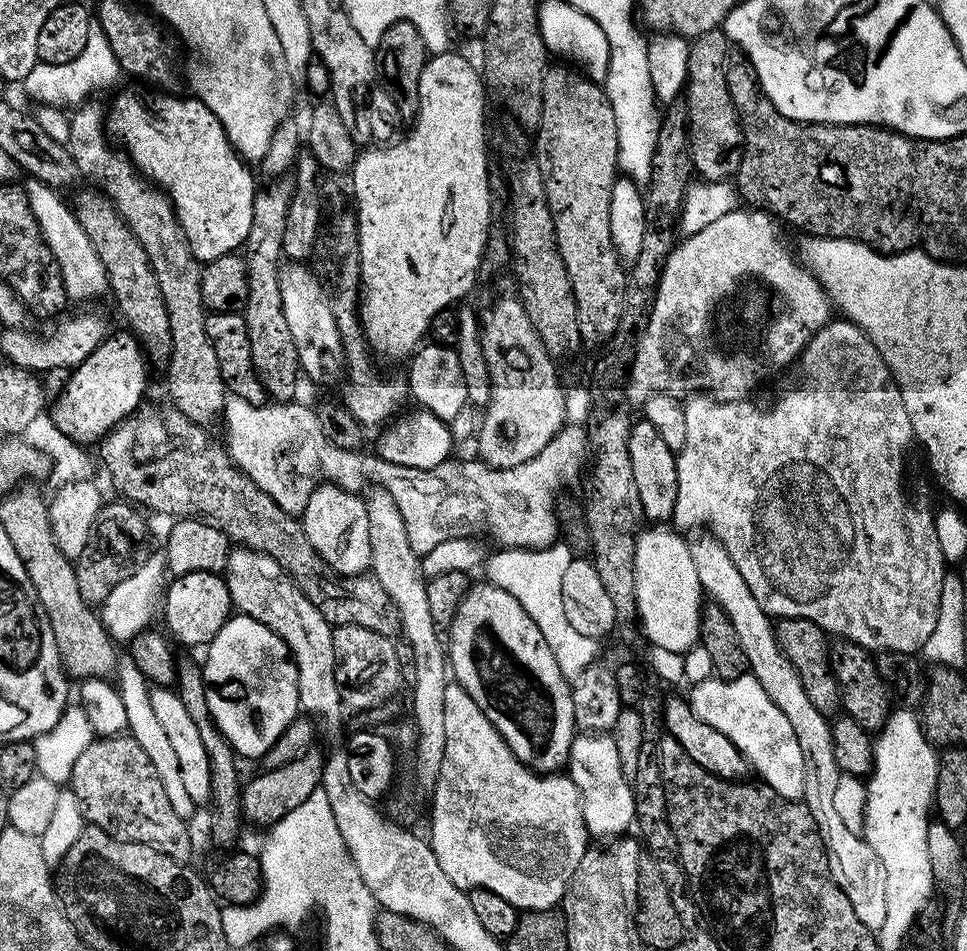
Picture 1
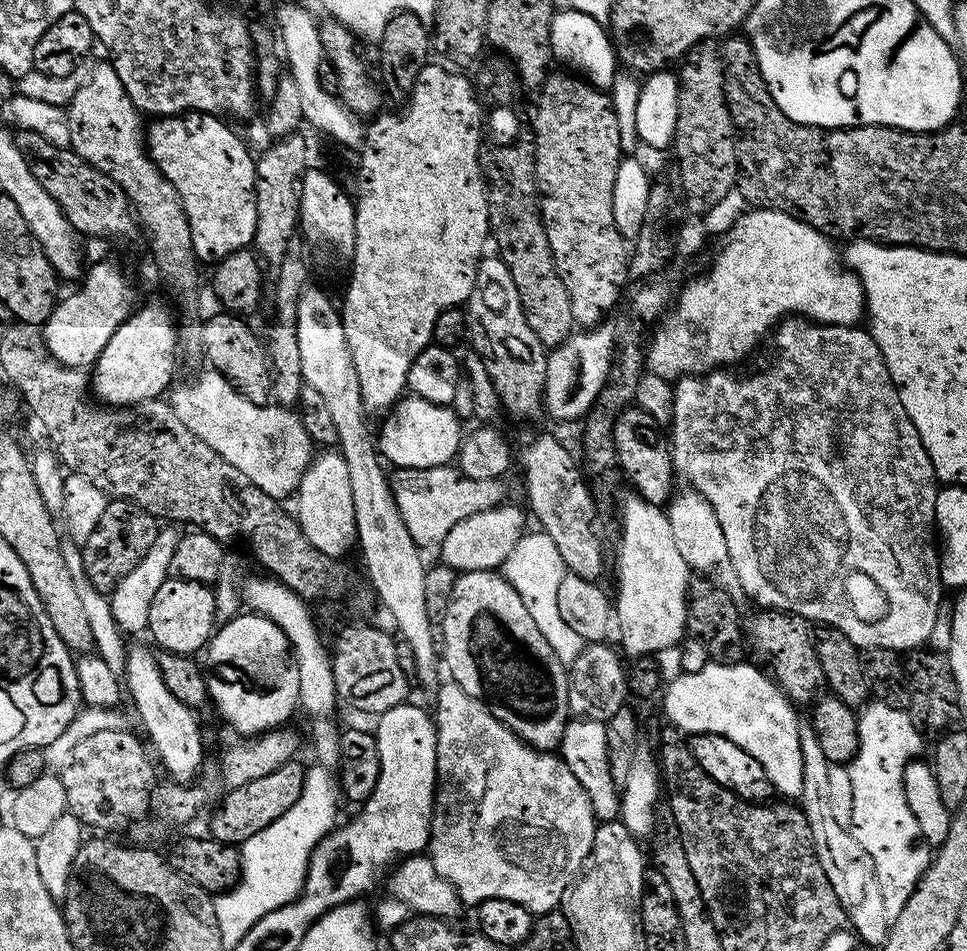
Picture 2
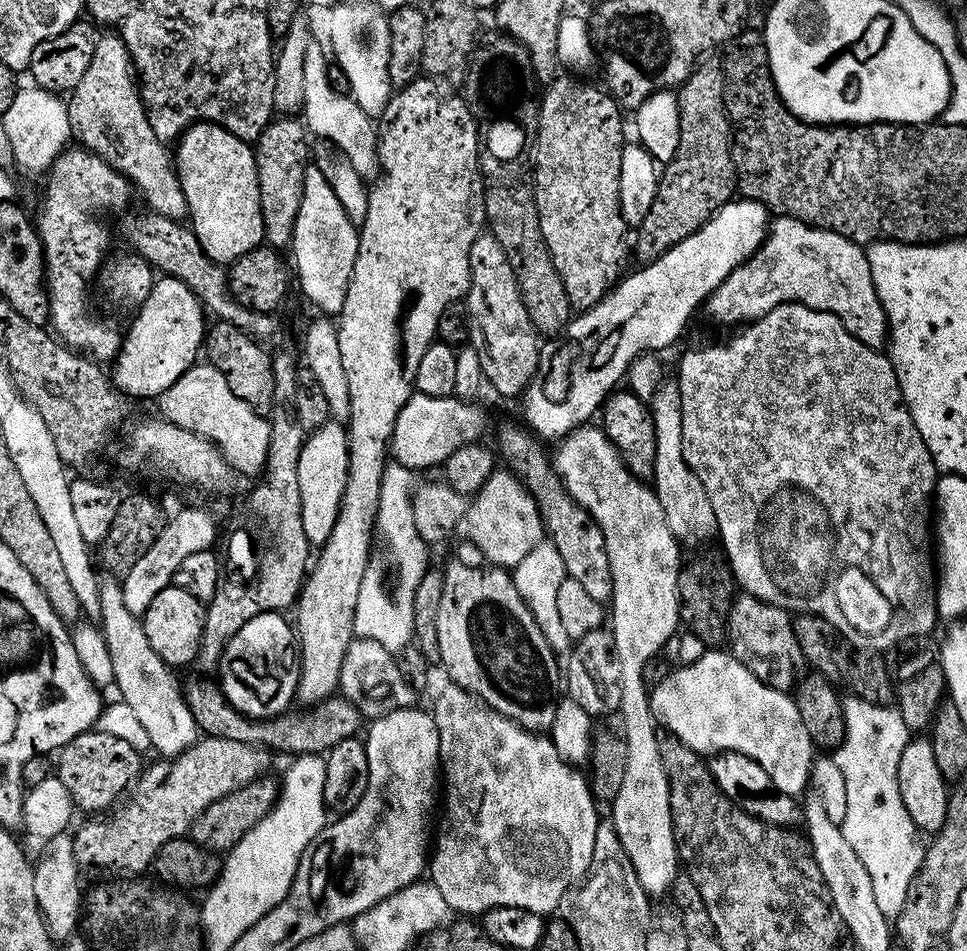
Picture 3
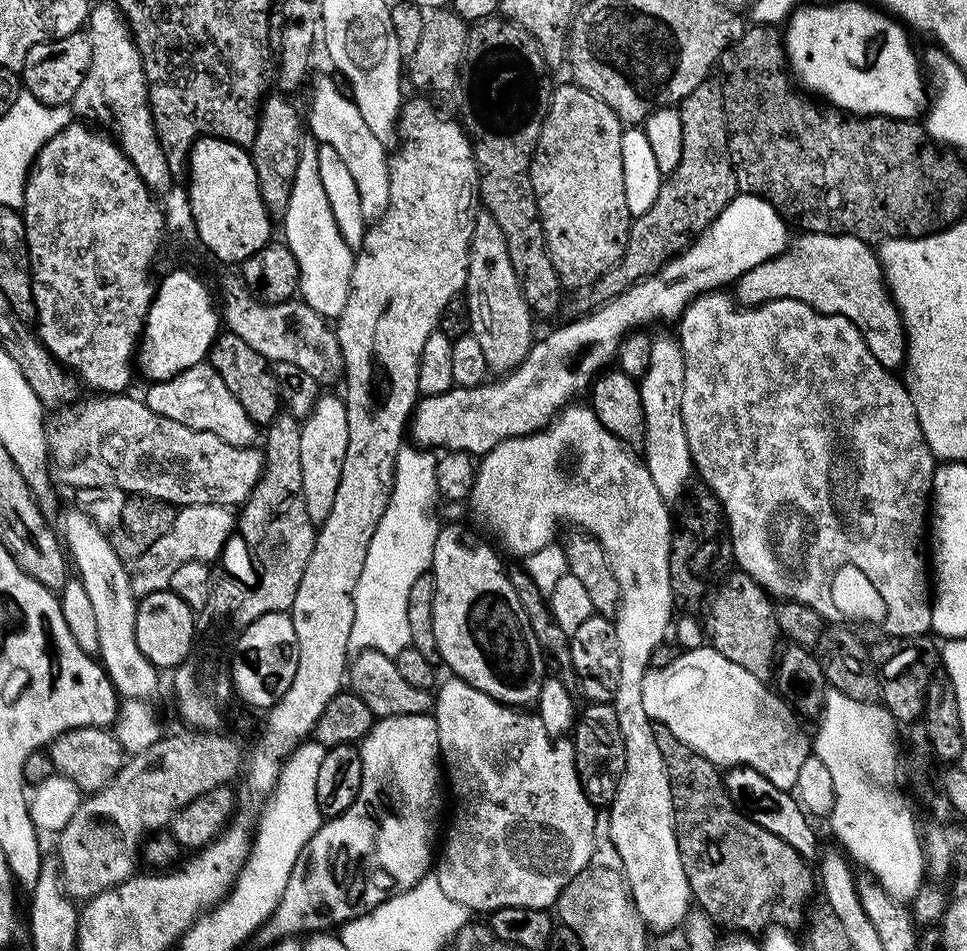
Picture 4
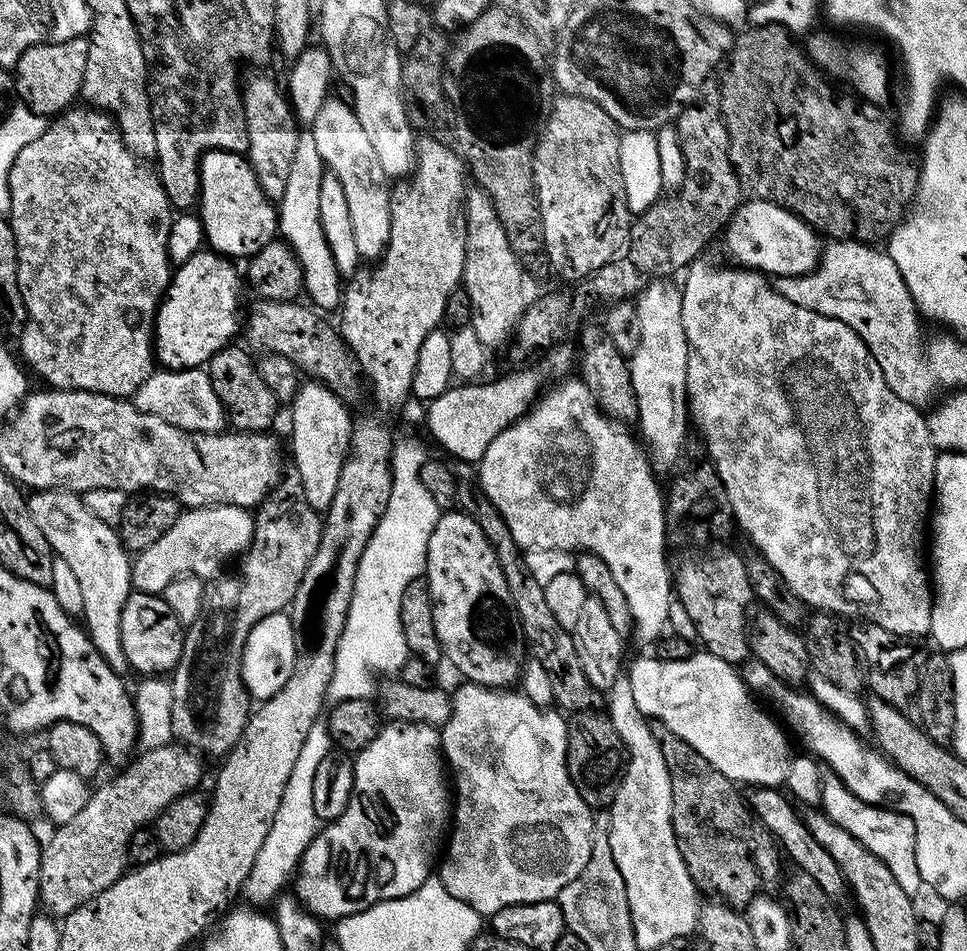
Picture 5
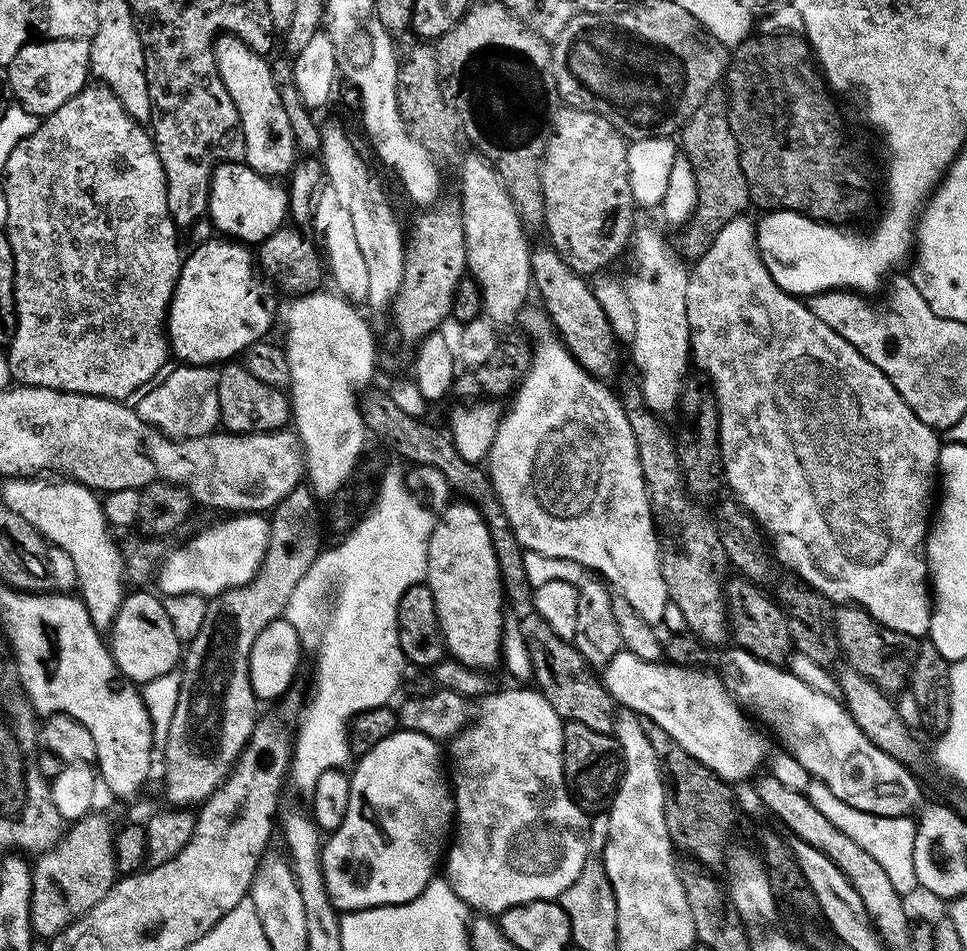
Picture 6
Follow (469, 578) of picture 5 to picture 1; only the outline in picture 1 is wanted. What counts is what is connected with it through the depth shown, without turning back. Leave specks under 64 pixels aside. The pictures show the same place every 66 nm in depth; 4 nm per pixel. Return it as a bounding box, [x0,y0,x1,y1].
[446,582,578,774]

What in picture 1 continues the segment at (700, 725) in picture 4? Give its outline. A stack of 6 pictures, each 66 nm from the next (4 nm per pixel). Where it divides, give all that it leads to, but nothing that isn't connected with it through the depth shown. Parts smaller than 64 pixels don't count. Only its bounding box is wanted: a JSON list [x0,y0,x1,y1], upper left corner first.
[690,674,804,800]

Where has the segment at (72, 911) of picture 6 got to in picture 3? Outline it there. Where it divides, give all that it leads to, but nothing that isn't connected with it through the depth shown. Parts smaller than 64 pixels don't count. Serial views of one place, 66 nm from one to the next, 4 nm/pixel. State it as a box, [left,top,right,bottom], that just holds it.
[74,736,272,872]

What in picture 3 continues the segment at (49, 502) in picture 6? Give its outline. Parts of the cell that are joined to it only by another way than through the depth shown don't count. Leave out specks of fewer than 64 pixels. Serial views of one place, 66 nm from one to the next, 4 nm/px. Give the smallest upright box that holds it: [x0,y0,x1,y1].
[98,578,198,758]

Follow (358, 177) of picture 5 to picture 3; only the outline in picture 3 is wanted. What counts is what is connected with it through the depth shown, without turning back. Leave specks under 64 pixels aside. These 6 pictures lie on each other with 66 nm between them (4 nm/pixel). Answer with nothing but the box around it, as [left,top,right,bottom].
[302,42,378,178]

